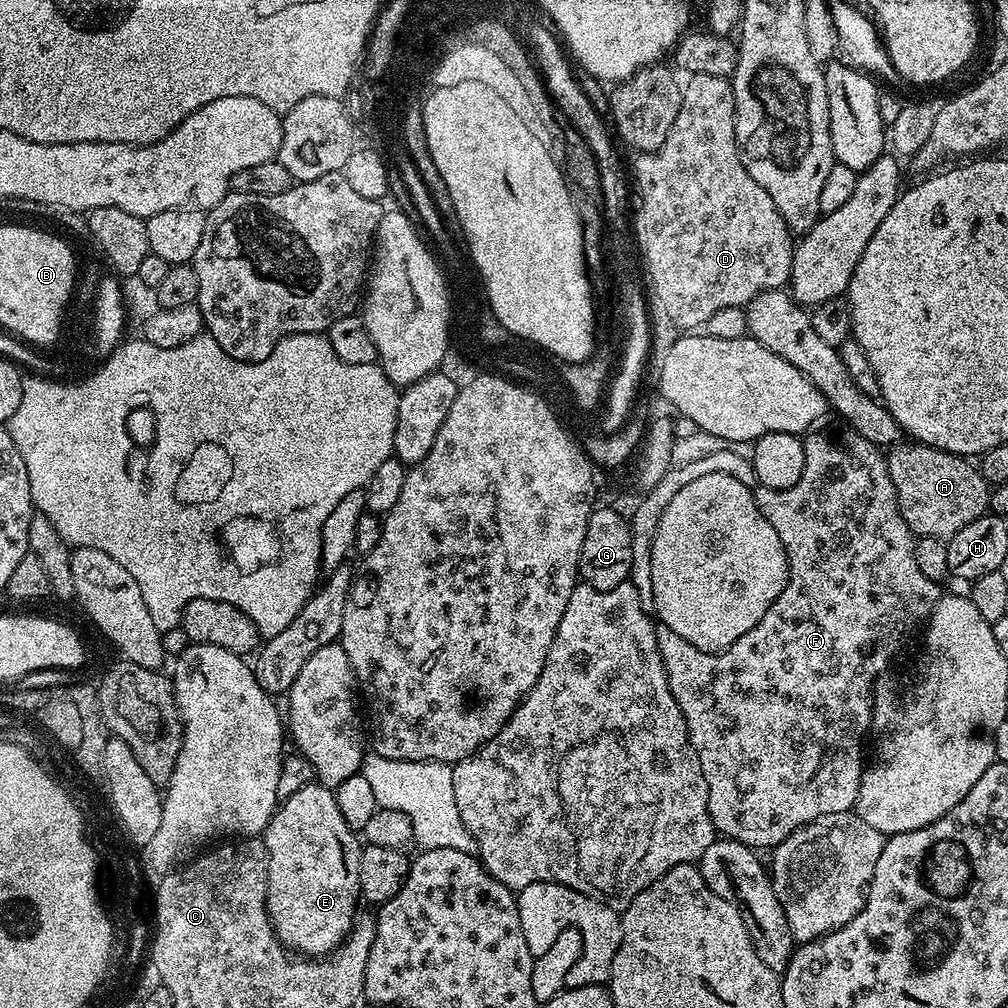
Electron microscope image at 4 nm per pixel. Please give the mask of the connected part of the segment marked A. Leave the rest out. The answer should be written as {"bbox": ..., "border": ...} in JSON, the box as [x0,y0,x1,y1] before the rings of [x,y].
{"bbox":[886,442,990,542],"border":[[[901,442],[887,449],[886,459],[898,510],[913,537],[925,536],[947,542],[962,530],[962,526],[970,526],[970,522],[989,511],[990,486],[980,477],[979,467],[972,465],[971,468],[965,457],[925,444]]]}

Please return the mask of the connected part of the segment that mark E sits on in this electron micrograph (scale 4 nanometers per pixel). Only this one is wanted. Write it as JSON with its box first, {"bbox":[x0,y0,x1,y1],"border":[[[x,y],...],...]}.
{"bbox":[262,782,361,958],"border":[[[313,782],[297,793],[291,794],[277,807],[272,814],[272,821],[262,833],[262,839],[268,851],[268,916],[272,920],[272,929],[276,932],[277,938],[284,943],[284,947],[302,956],[309,958],[324,958],[329,952],[335,950],[341,944],[344,937],[352,930],[353,923],[358,915],[356,900],[360,896],[360,883],[358,882],[358,862],[360,861],[361,841],[357,833],[353,832],[350,826],[346,826],[346,818],[338,811],[336,793],[331,788],[324,787],[319,782]]]}

